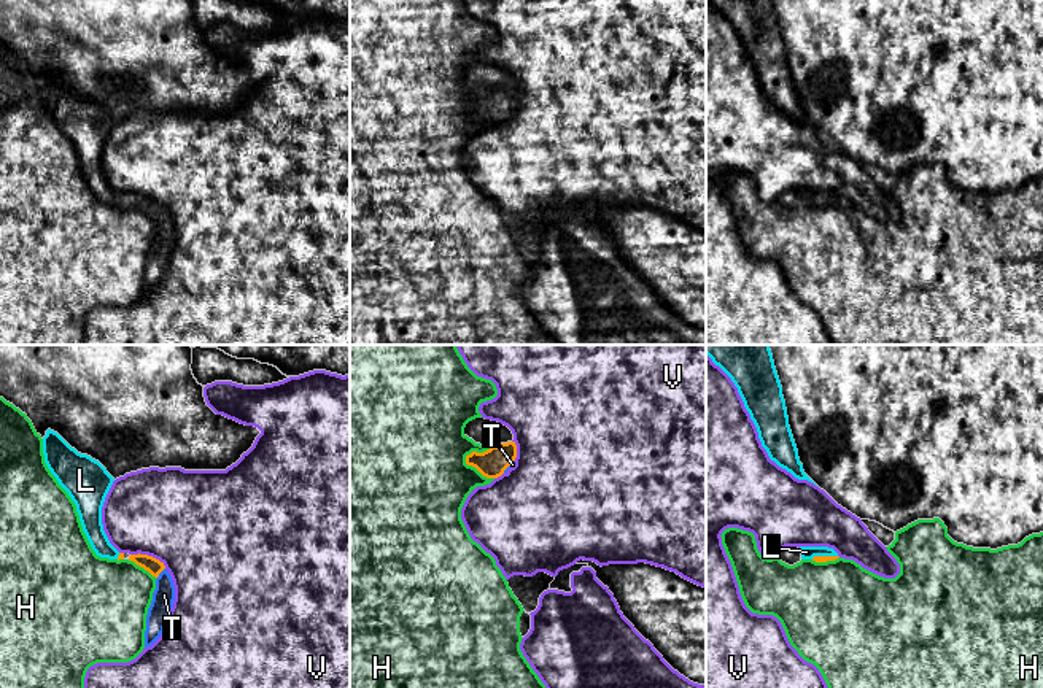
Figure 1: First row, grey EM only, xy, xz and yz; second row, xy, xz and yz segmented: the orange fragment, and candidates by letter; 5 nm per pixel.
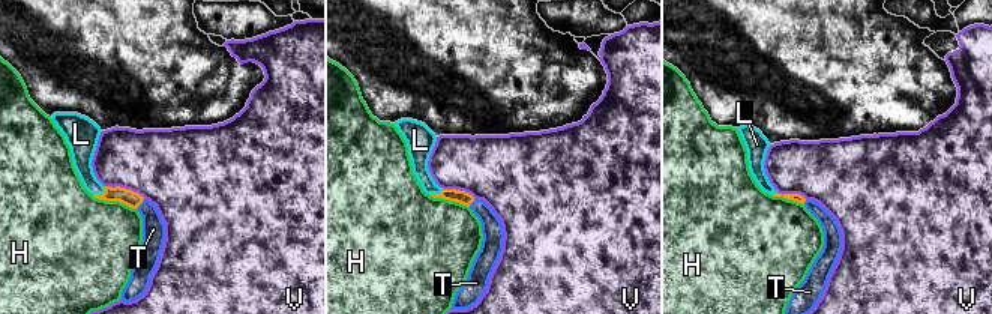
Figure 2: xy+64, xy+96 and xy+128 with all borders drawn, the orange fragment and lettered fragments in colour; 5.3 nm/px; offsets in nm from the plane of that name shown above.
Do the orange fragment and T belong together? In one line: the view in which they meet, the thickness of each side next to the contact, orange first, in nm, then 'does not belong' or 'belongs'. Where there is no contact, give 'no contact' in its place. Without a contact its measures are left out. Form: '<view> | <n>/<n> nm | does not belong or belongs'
xy | 80/110 nm | belongs

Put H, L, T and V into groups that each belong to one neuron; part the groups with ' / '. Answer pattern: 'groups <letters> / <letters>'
groups H / L T / V

